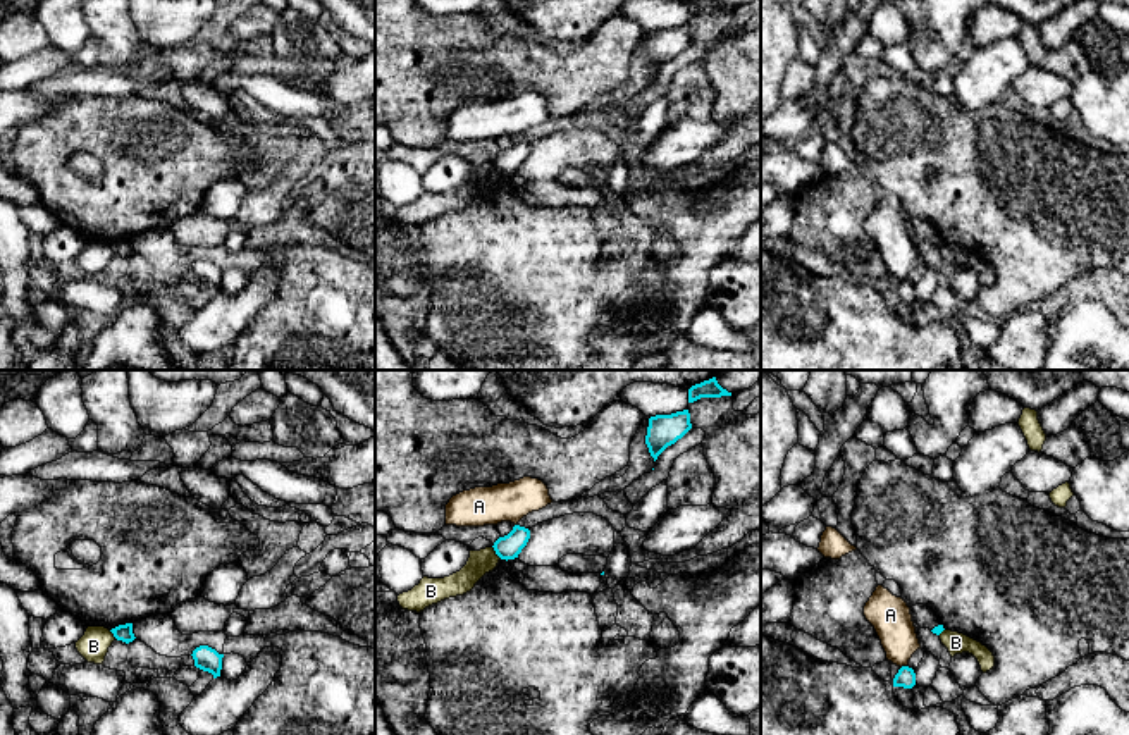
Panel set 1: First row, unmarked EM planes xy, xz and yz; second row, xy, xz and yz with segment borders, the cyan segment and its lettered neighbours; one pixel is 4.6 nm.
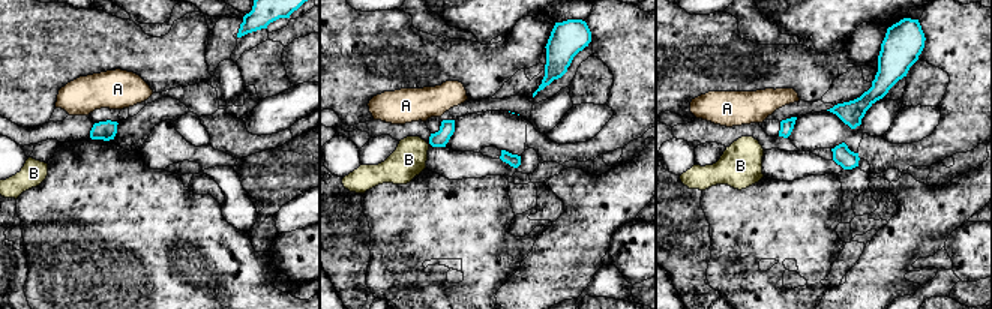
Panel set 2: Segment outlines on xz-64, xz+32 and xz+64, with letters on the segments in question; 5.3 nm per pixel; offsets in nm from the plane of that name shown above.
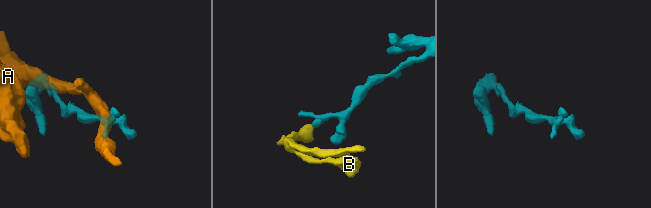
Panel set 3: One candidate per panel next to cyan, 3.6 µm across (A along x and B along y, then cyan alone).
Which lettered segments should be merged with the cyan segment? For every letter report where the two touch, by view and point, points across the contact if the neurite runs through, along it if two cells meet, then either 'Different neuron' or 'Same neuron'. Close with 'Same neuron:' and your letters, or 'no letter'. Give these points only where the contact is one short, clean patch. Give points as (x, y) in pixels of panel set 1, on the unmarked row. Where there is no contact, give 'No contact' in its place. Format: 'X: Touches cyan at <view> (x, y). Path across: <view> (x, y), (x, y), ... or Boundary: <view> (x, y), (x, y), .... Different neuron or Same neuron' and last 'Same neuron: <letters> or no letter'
A: Touches cyan at yz (902, 281). Different neuron
B: Touches cyan at xz (496, 167). Boundary: xz (493, 160), (501, 172). Different neuron
Same neuron: no letter

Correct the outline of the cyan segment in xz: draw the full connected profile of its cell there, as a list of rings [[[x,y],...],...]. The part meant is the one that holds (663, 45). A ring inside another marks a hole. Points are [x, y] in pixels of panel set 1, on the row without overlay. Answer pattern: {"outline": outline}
{"outline": [[[688,24],[649,33],[645,59],[654,76],[692,43]]]}

